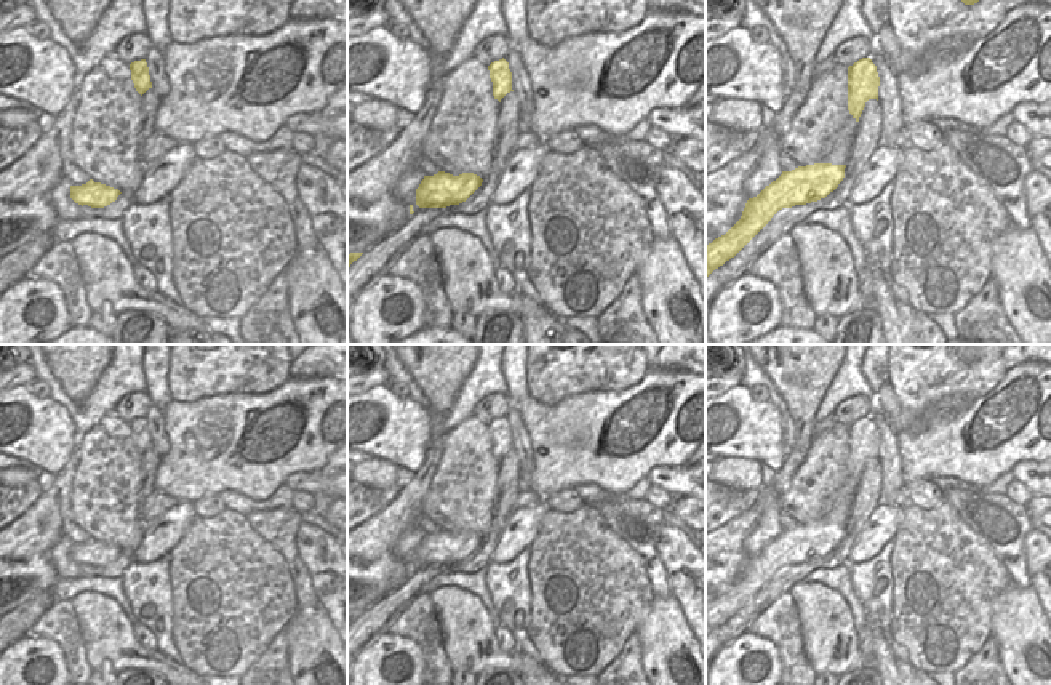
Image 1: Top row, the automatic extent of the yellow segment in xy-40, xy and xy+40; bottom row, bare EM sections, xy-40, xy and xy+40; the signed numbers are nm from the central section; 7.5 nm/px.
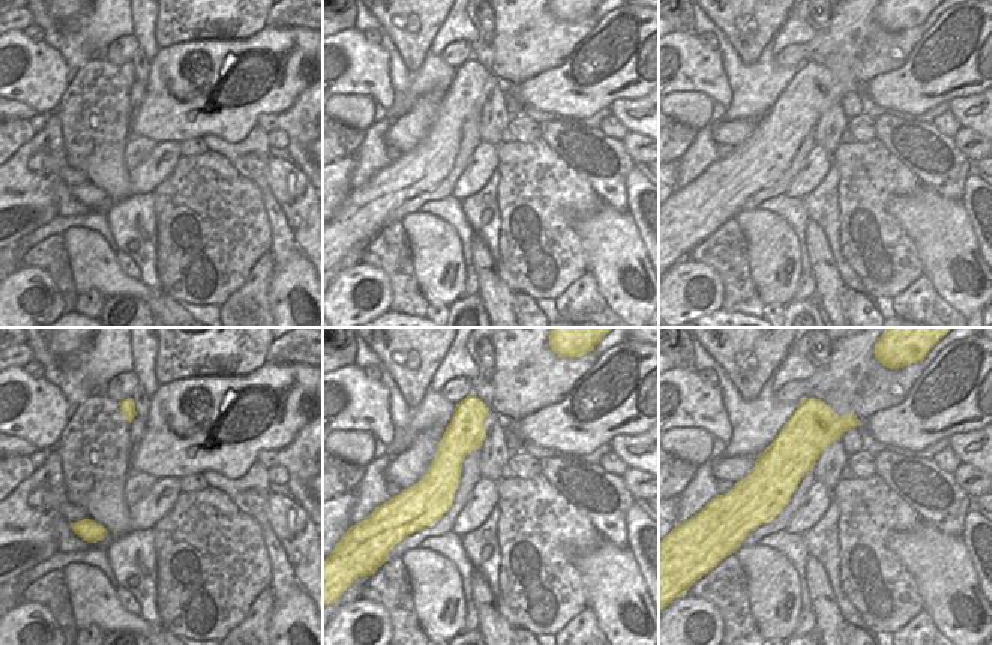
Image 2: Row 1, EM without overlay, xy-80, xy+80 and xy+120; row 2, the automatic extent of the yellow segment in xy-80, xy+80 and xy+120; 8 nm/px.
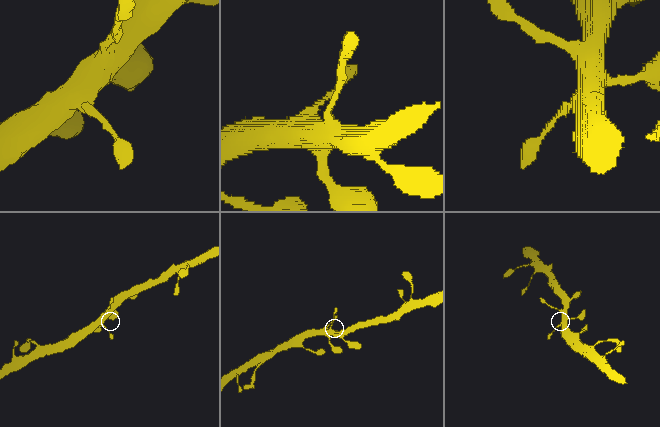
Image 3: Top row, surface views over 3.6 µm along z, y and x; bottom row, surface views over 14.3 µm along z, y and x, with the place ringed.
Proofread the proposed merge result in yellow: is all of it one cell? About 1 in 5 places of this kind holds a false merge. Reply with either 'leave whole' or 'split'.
leave whole

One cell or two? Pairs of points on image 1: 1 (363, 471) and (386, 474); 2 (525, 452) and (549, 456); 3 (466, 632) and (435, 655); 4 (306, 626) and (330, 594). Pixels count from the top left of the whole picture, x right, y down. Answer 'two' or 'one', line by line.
1: one
2: two
3: two
4: two

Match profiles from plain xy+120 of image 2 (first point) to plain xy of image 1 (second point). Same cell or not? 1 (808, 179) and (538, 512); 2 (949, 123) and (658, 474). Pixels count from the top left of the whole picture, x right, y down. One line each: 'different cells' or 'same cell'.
1: same cell
2: different cells

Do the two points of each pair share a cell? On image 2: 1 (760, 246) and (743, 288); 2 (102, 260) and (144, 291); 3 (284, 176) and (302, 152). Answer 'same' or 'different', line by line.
1: different
2: same
3: different

